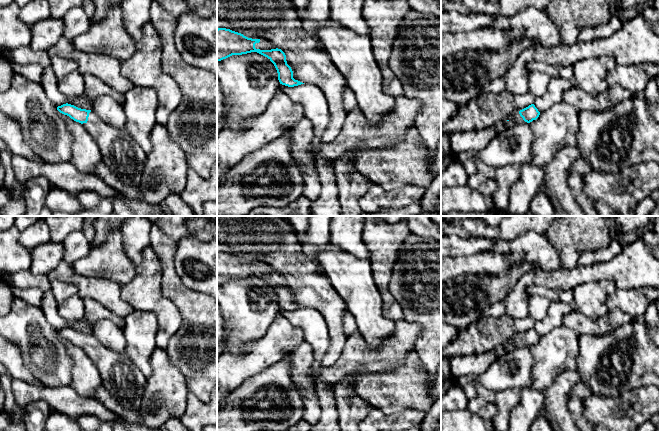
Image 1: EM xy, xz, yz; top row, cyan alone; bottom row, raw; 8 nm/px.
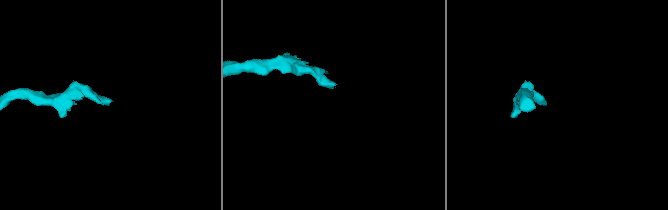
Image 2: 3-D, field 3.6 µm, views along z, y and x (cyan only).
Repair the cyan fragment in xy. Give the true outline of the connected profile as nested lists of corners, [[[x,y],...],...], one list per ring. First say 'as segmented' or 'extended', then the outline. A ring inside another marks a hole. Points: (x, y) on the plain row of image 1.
extended; [[[68,327],[58,330],[57,334],[76,346],[86,347],[88,358],[101,375],[102,387],[125,408],[141,412],[141,400],[147,378],[126,353],[116,353],[91,334],[81,333]]]

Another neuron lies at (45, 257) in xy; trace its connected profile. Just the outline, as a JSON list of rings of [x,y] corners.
[[[43,243],[31,250],[32,263],[29,271],[34,275],[47,275],[64,261],[64,255],[62,243]]]

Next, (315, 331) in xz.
[[[280,308],[279,313],[289,319],[291,324],[303,332],[303,338],[313,347],[313,373],[319,373],[322,358],[330,347],[330,337],[324,317],[314,308],[301,308],[288,311]]]

